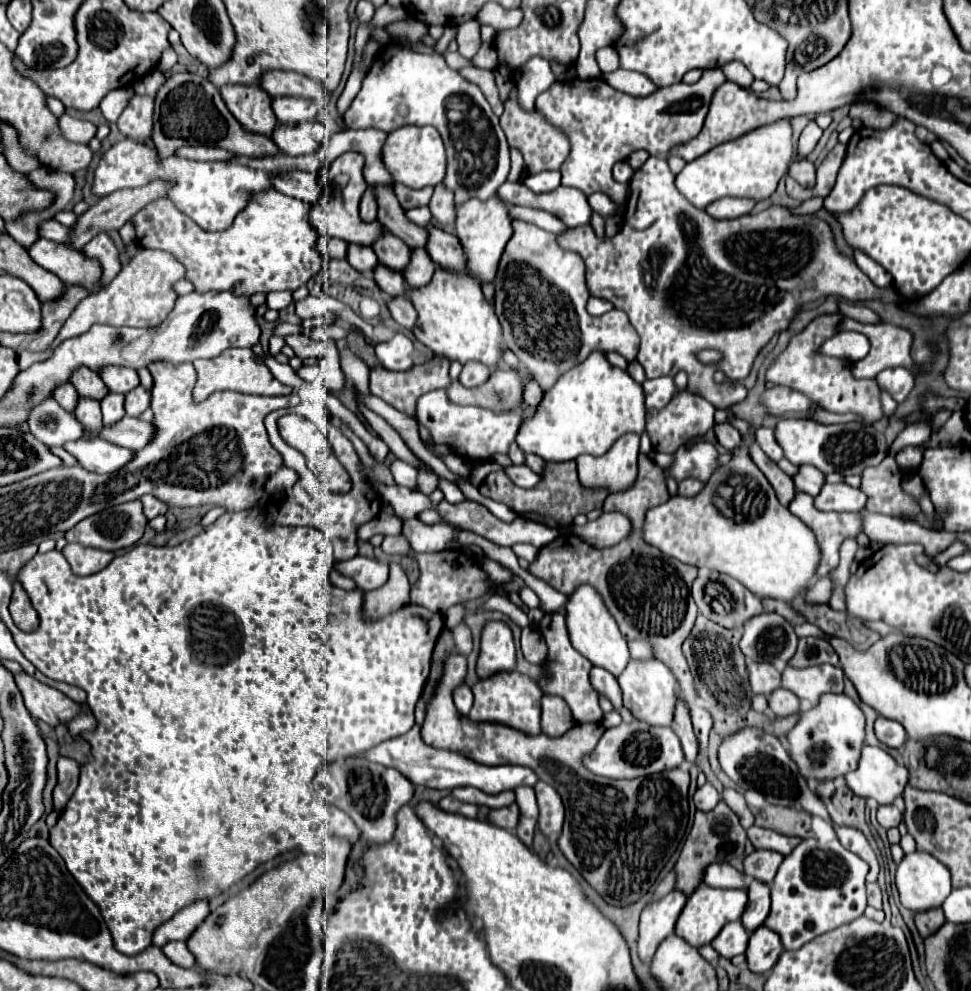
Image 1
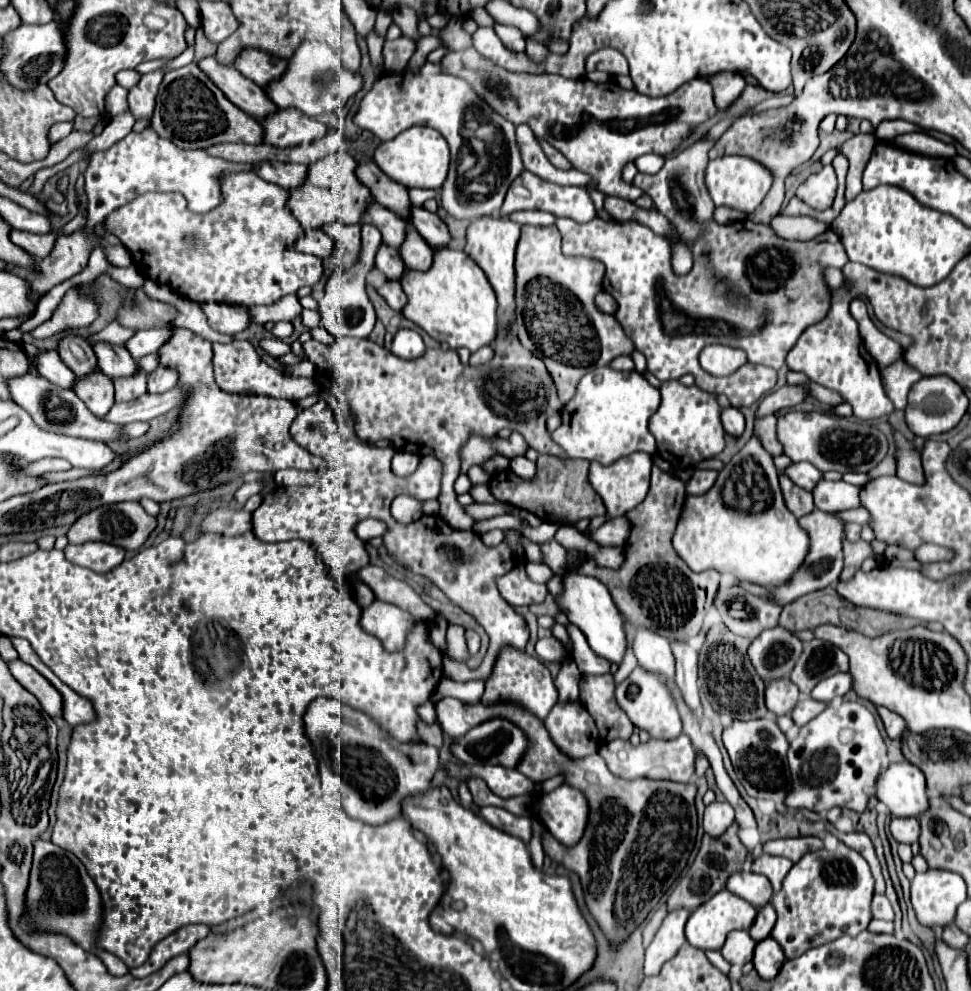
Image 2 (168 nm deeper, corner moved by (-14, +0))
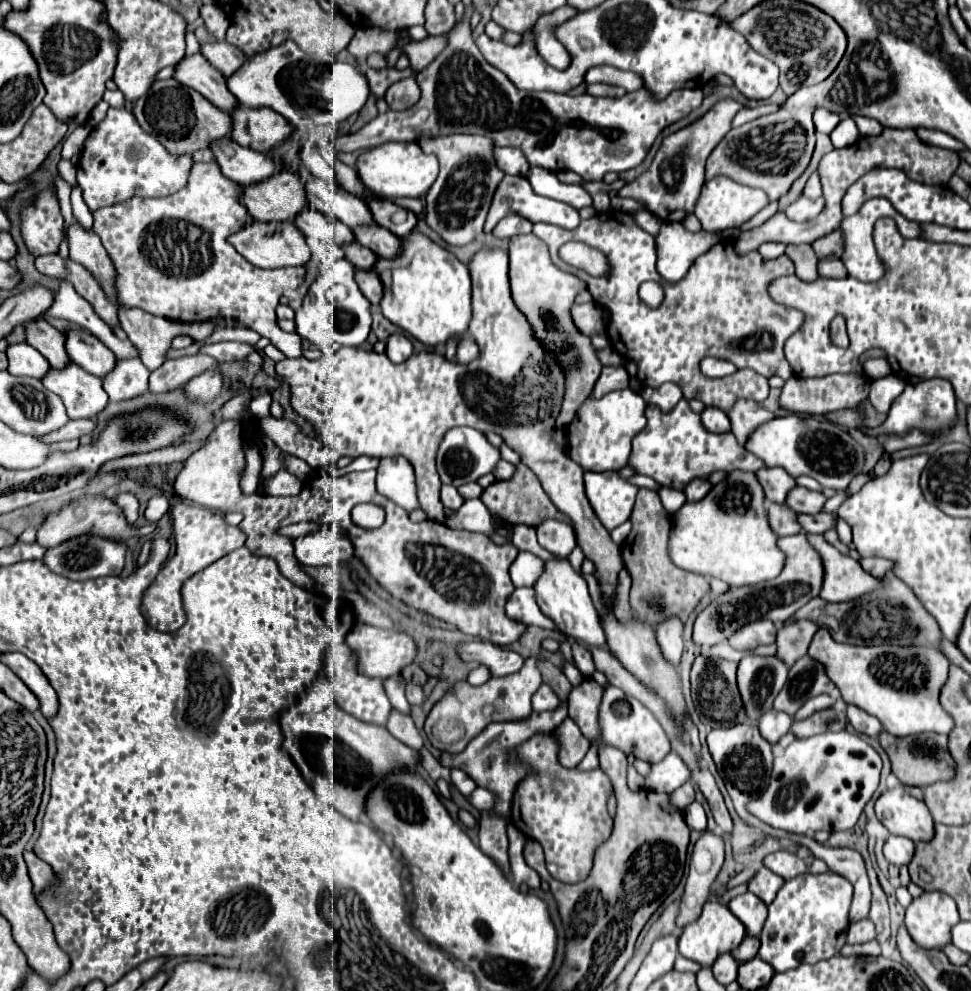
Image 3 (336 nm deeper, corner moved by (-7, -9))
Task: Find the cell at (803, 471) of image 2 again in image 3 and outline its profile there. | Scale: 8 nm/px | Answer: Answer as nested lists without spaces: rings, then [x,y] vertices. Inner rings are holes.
[[[766,467],[762,471],[756,471],[756,477],[758,477],[760,485],[764,487],[768,501],[784,503],[788,497],[788,491],[792,487],[796,487],[796,479],[792,475],[788,475],[782,467]]]

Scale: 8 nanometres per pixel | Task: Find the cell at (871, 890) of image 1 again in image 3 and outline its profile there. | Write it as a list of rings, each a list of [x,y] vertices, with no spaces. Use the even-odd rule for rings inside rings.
[[[868,917],[852,923],[848,929],[848,943],[866,943],[872,941],[874,937],[876,937],[876,927]]]

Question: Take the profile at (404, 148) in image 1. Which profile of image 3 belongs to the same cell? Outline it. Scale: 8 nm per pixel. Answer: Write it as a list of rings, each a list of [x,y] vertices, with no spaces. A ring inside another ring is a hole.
[[[392,141],[392,143],[384,143],[380,147],[364,151],[358,157],[356,169],[362,183],[380,197],[386,197],[386,199],[424,197],[428,193],[428,187],[432,187],[432,183],[436,181],[438,159],[434,155],[426,155],[420,149],[420,145],[414,141],[412,143]]]

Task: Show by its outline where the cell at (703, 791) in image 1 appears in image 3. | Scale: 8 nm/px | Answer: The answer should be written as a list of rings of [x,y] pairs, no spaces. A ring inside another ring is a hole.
[[[704,831],[694,845],[690,859],[690,873],[686,881],[686,891],[680,899],[678,915],[678,933],[684,925],[696,921],[702,911],[702,905],[708,901],[710,887],[724,863],[724,841],[722,835],[714,831]]]

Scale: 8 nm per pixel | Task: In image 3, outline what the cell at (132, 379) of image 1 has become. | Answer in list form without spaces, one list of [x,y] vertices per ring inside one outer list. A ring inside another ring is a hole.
[[[68,331],[66,351],[76,365],[96,377],[104,377],[116,367],[114,353],[88,331]]]

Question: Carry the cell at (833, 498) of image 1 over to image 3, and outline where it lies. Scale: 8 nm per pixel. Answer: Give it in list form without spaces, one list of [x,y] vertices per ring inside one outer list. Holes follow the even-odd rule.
[[[794,487],[790,493],[788,493],[788,499],[786,499],[788,507],[792,507],[796,513],[810,513],[810,515],[816,515],[822,511],[824,503],[826,503],[826,497],[818,491],[810,491],[806,487]]]

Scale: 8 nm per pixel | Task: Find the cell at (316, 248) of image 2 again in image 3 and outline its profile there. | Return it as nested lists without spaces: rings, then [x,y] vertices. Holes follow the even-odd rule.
[[[252,223],[246,229],[234,233],[228,239],[234,249],[248,259],[252,265],[262,267],[262,269],[280,269],[280,267],[290,267],[290,265],[306,265],[312,257],[312,251],[308,243],[304,241],[304,235],[296,231],[294,223]]]

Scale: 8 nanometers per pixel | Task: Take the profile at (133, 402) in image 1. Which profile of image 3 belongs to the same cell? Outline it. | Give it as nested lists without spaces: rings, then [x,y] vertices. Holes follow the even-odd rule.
[[[192,355],[164,361],[156,371],[150,373],[150,393],[166,393],[182,387],[194,375],[212,369],[216,361],[208,355]]]

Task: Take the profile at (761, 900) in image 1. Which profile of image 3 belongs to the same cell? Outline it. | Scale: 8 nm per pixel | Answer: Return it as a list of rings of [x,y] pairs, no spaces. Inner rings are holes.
[[[746,935],[744,941],[742,941],[736,949],[732,949],[732,955],[734,955],[740,963],[744,963],[744,961],[756,957],[758,947],[760,947],[760,939],[758,939],[758,937],[750,937],[750,935]]]

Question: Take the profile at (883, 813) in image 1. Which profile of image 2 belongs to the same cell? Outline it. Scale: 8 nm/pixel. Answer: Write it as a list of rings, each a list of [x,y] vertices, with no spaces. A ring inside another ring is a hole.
[[[893,818],[891,834],[897,842],[913,844],[919,840],[919,820],[917,818]]]

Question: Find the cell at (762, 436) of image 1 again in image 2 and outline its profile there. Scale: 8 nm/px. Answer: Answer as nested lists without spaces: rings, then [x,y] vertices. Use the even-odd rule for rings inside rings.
[[[773,414],[765,416],[765,418],[757,418],[755,420],[755,428],[753,428],[753,434],[759,438],[761,446],[771,454],[771,456],[779,456],[781,454],[781,446],[775,438],[775,422],[777,418]]]

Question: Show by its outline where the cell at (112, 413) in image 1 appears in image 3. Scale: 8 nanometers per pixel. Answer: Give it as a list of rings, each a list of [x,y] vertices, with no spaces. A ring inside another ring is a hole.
[[[140,359],[116,361],[116,369],[104,377],[104,391],[114,403],[140,397],[148,389],[148,375],[150,371],[140,363]]]

